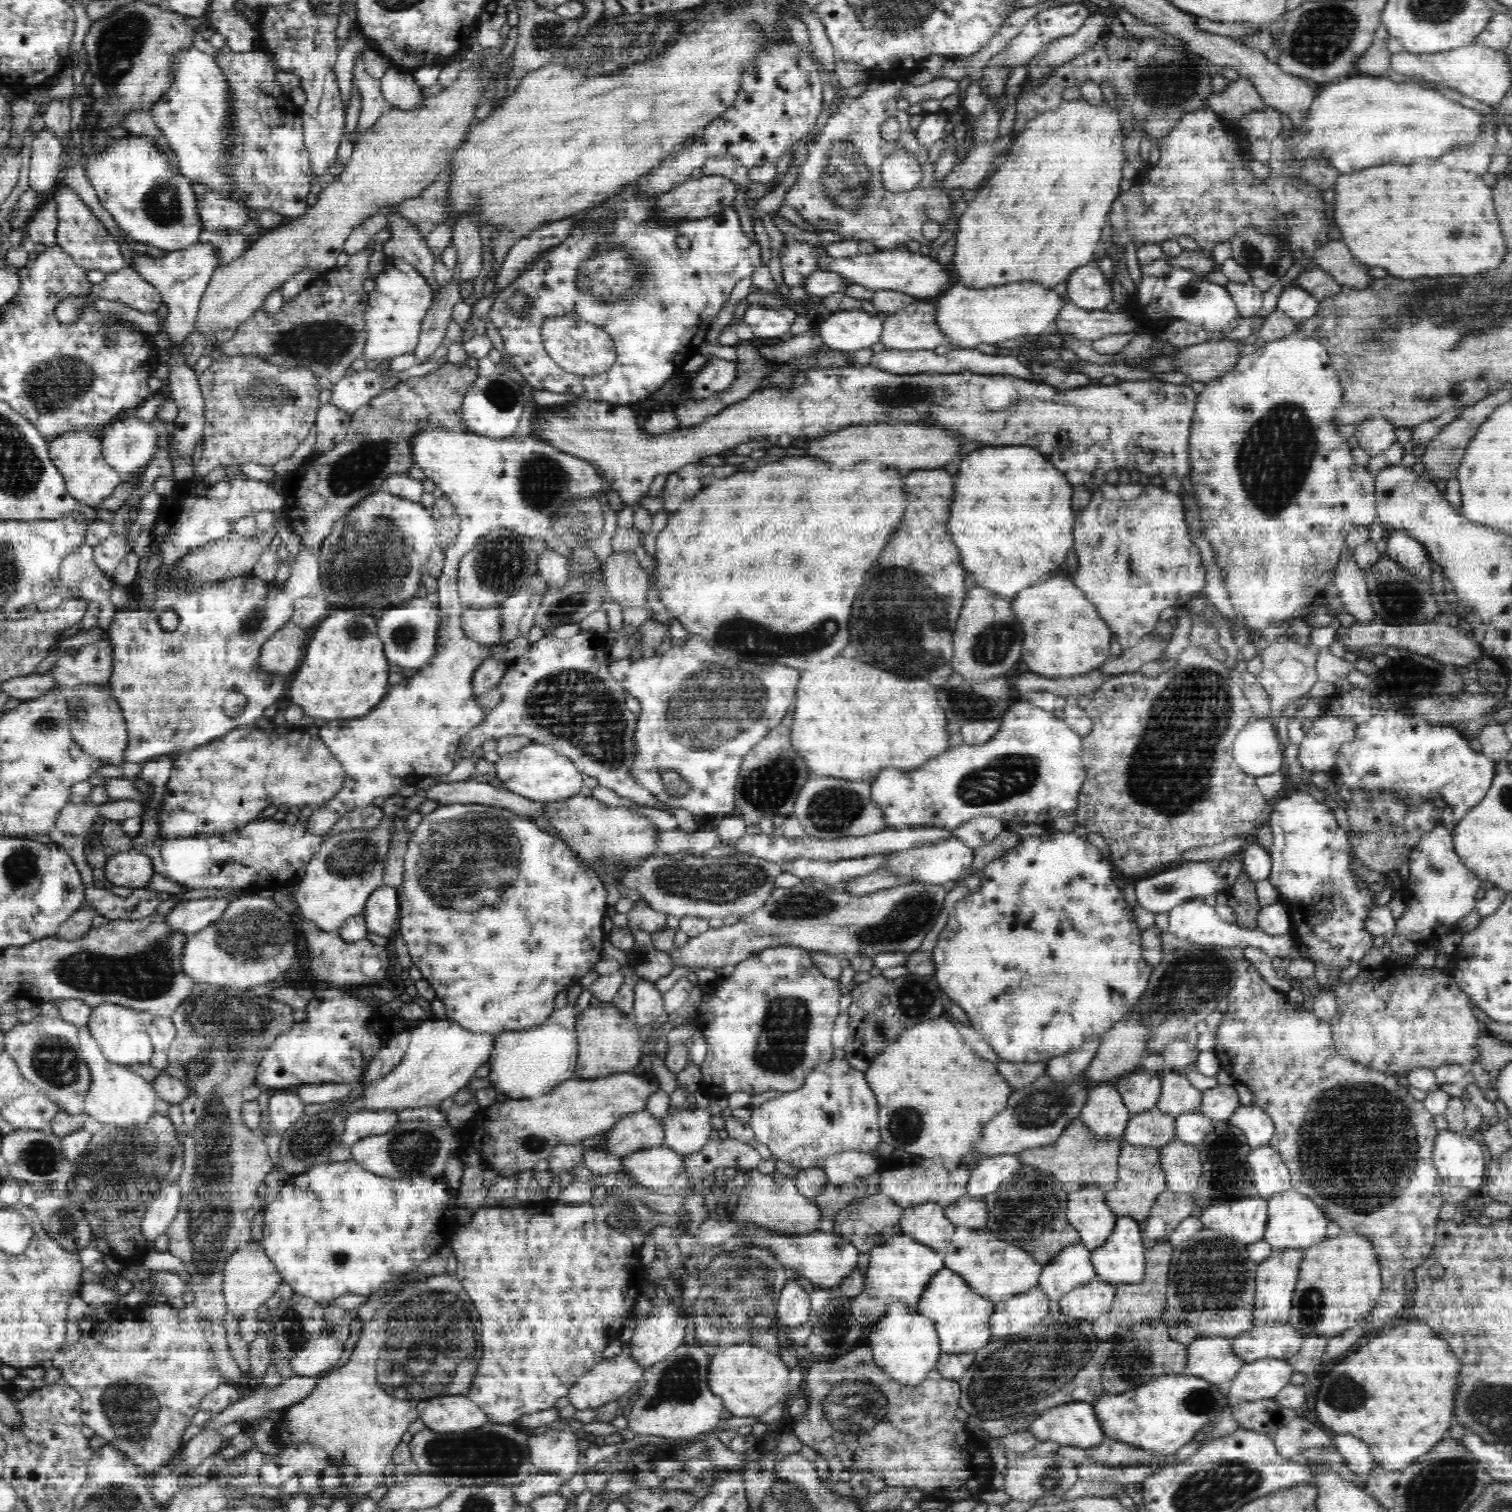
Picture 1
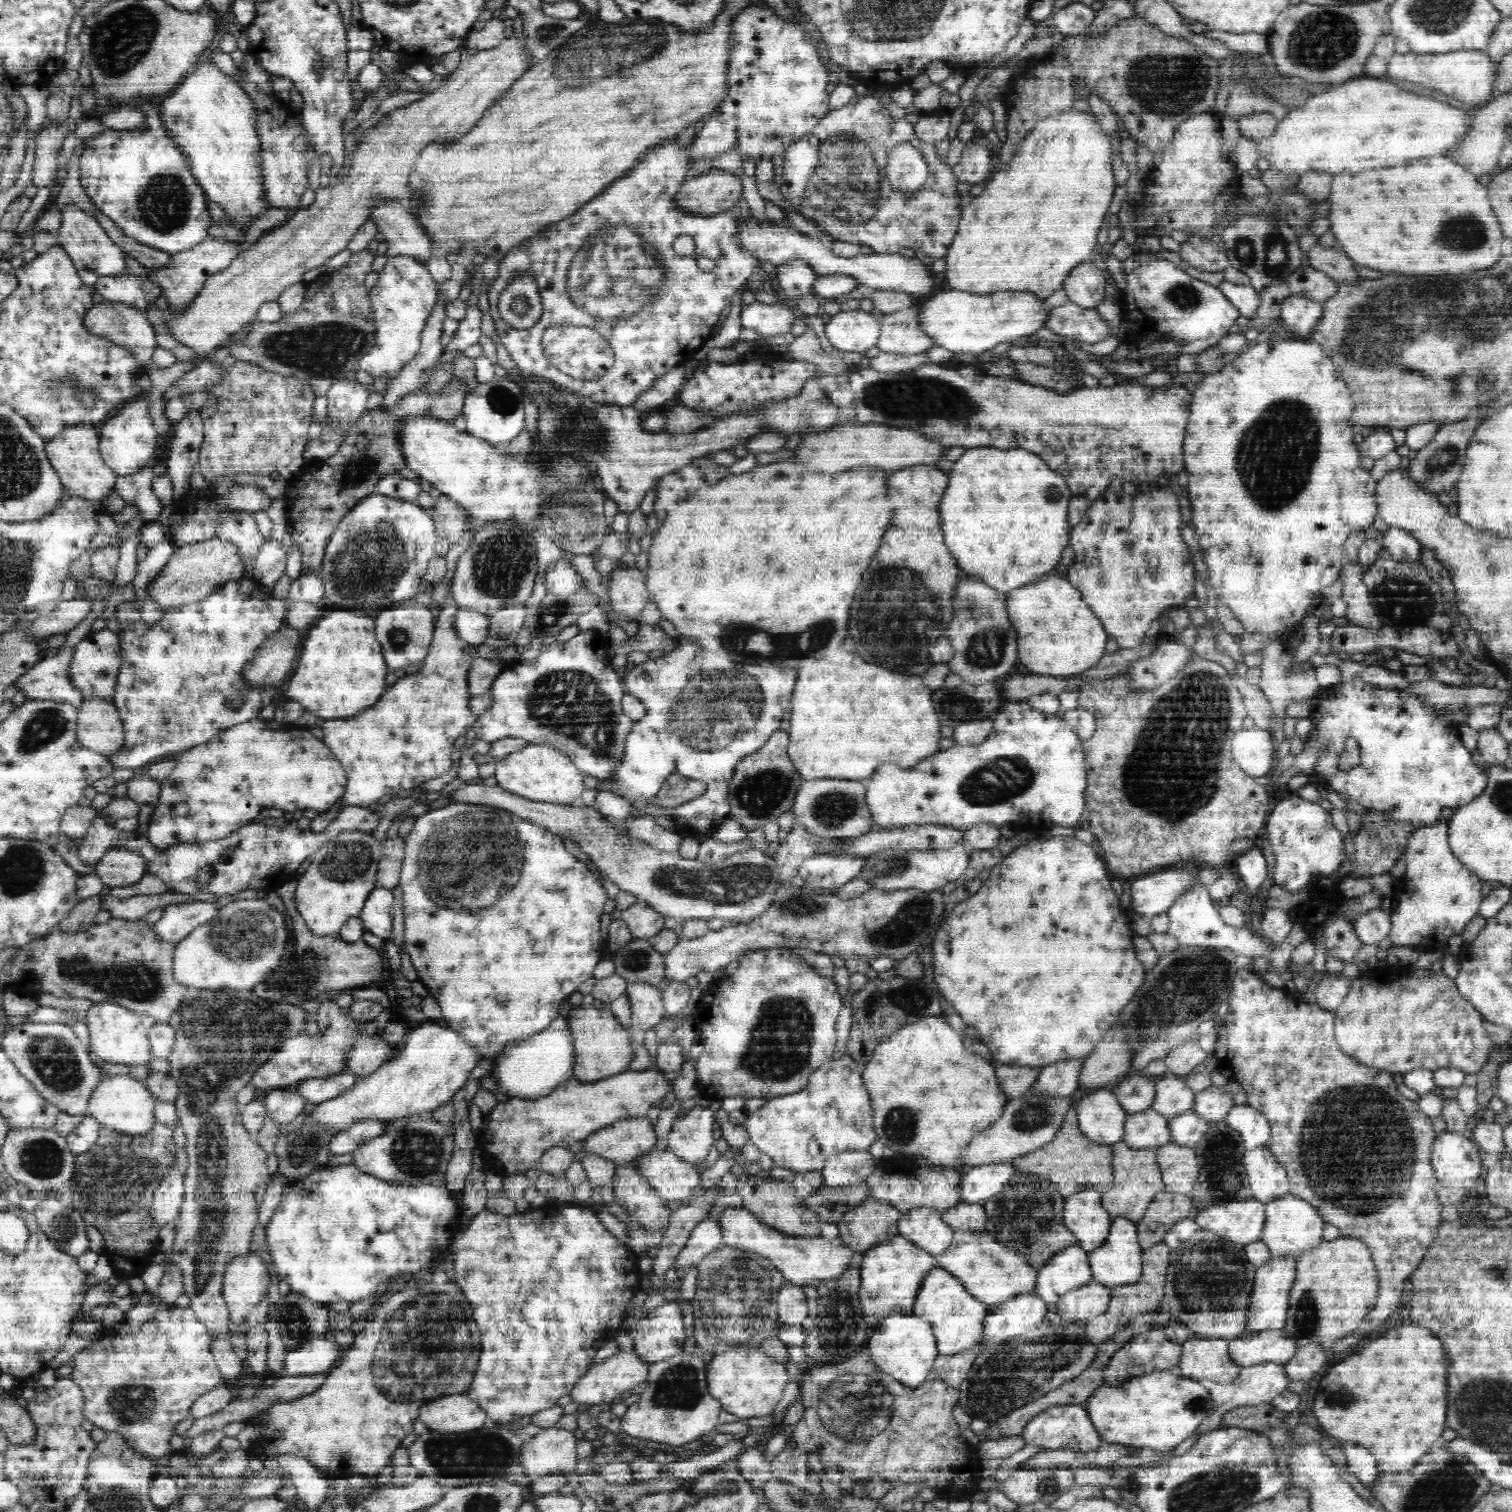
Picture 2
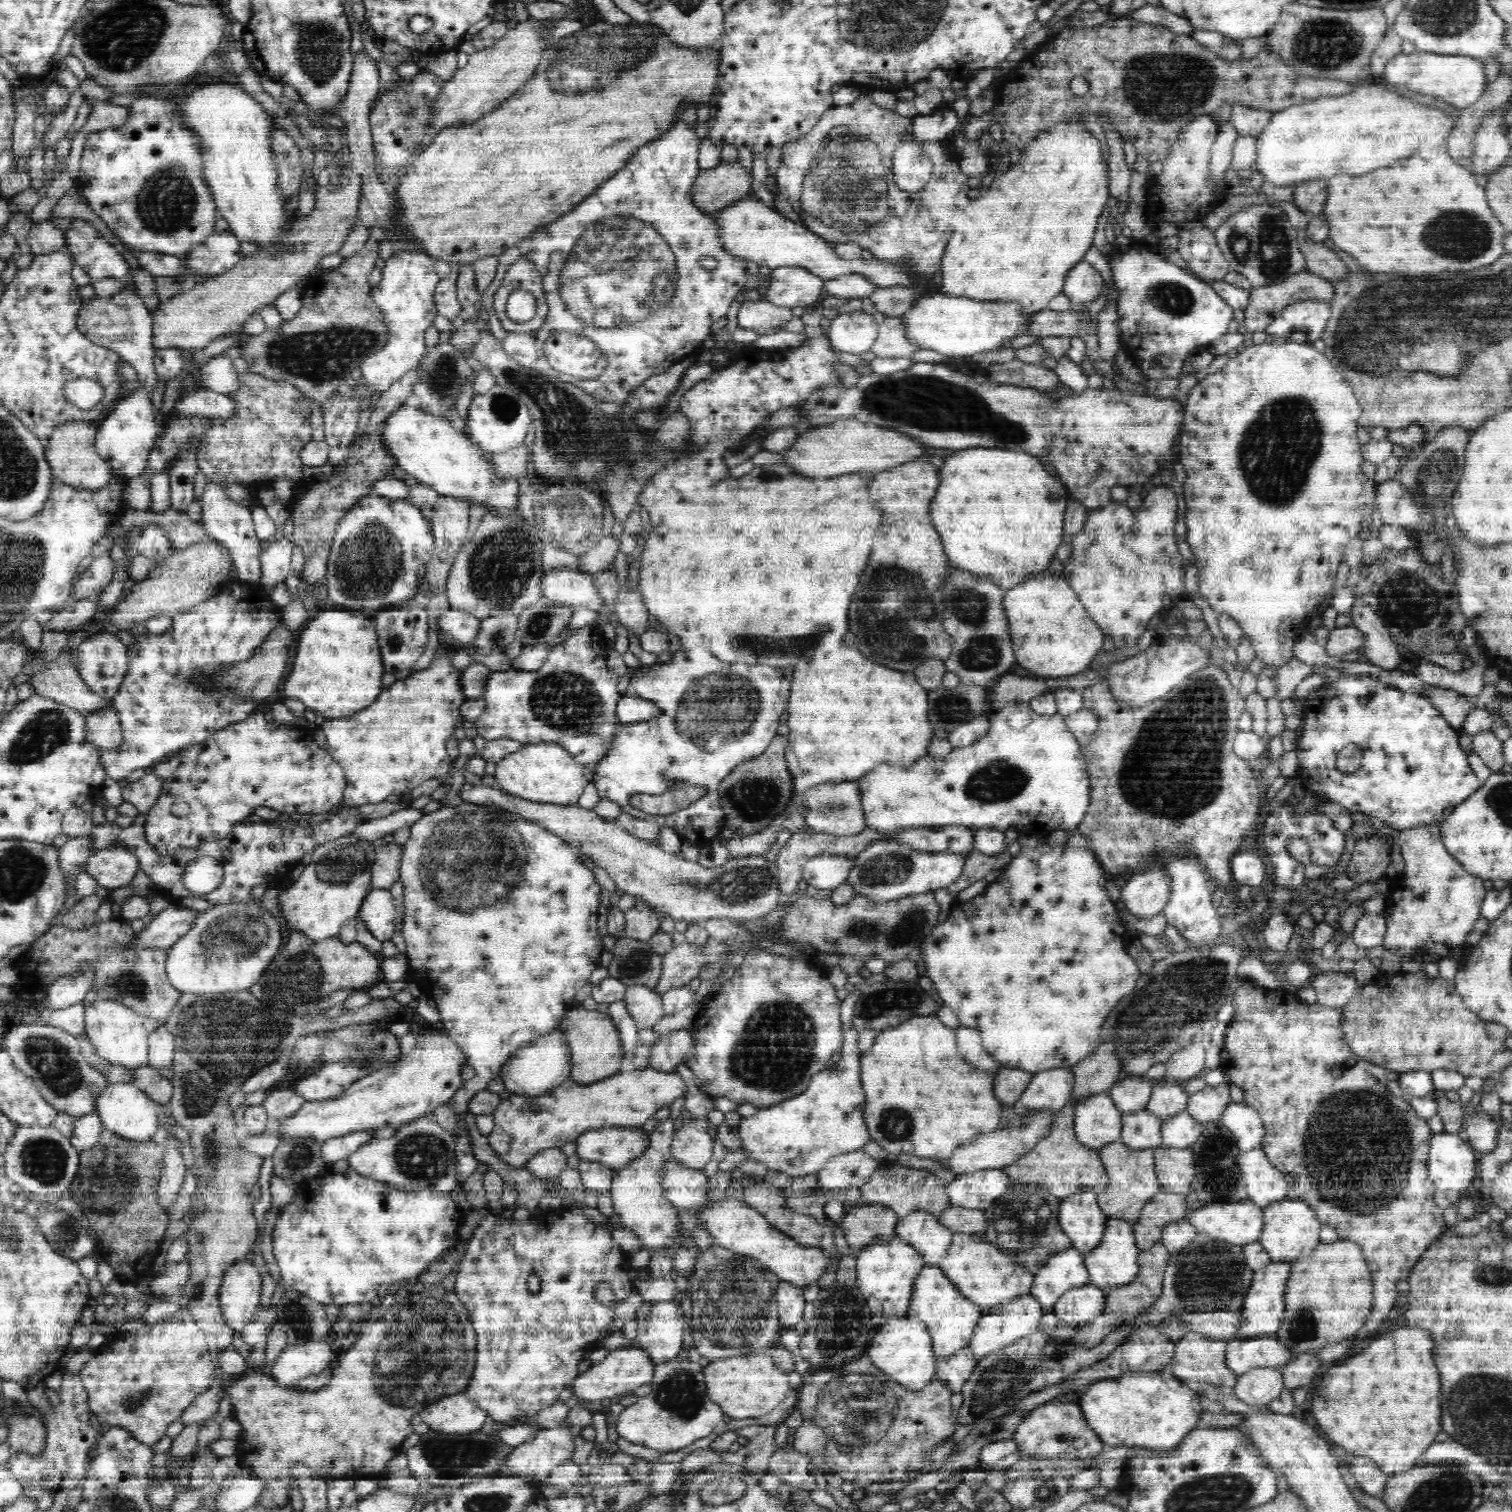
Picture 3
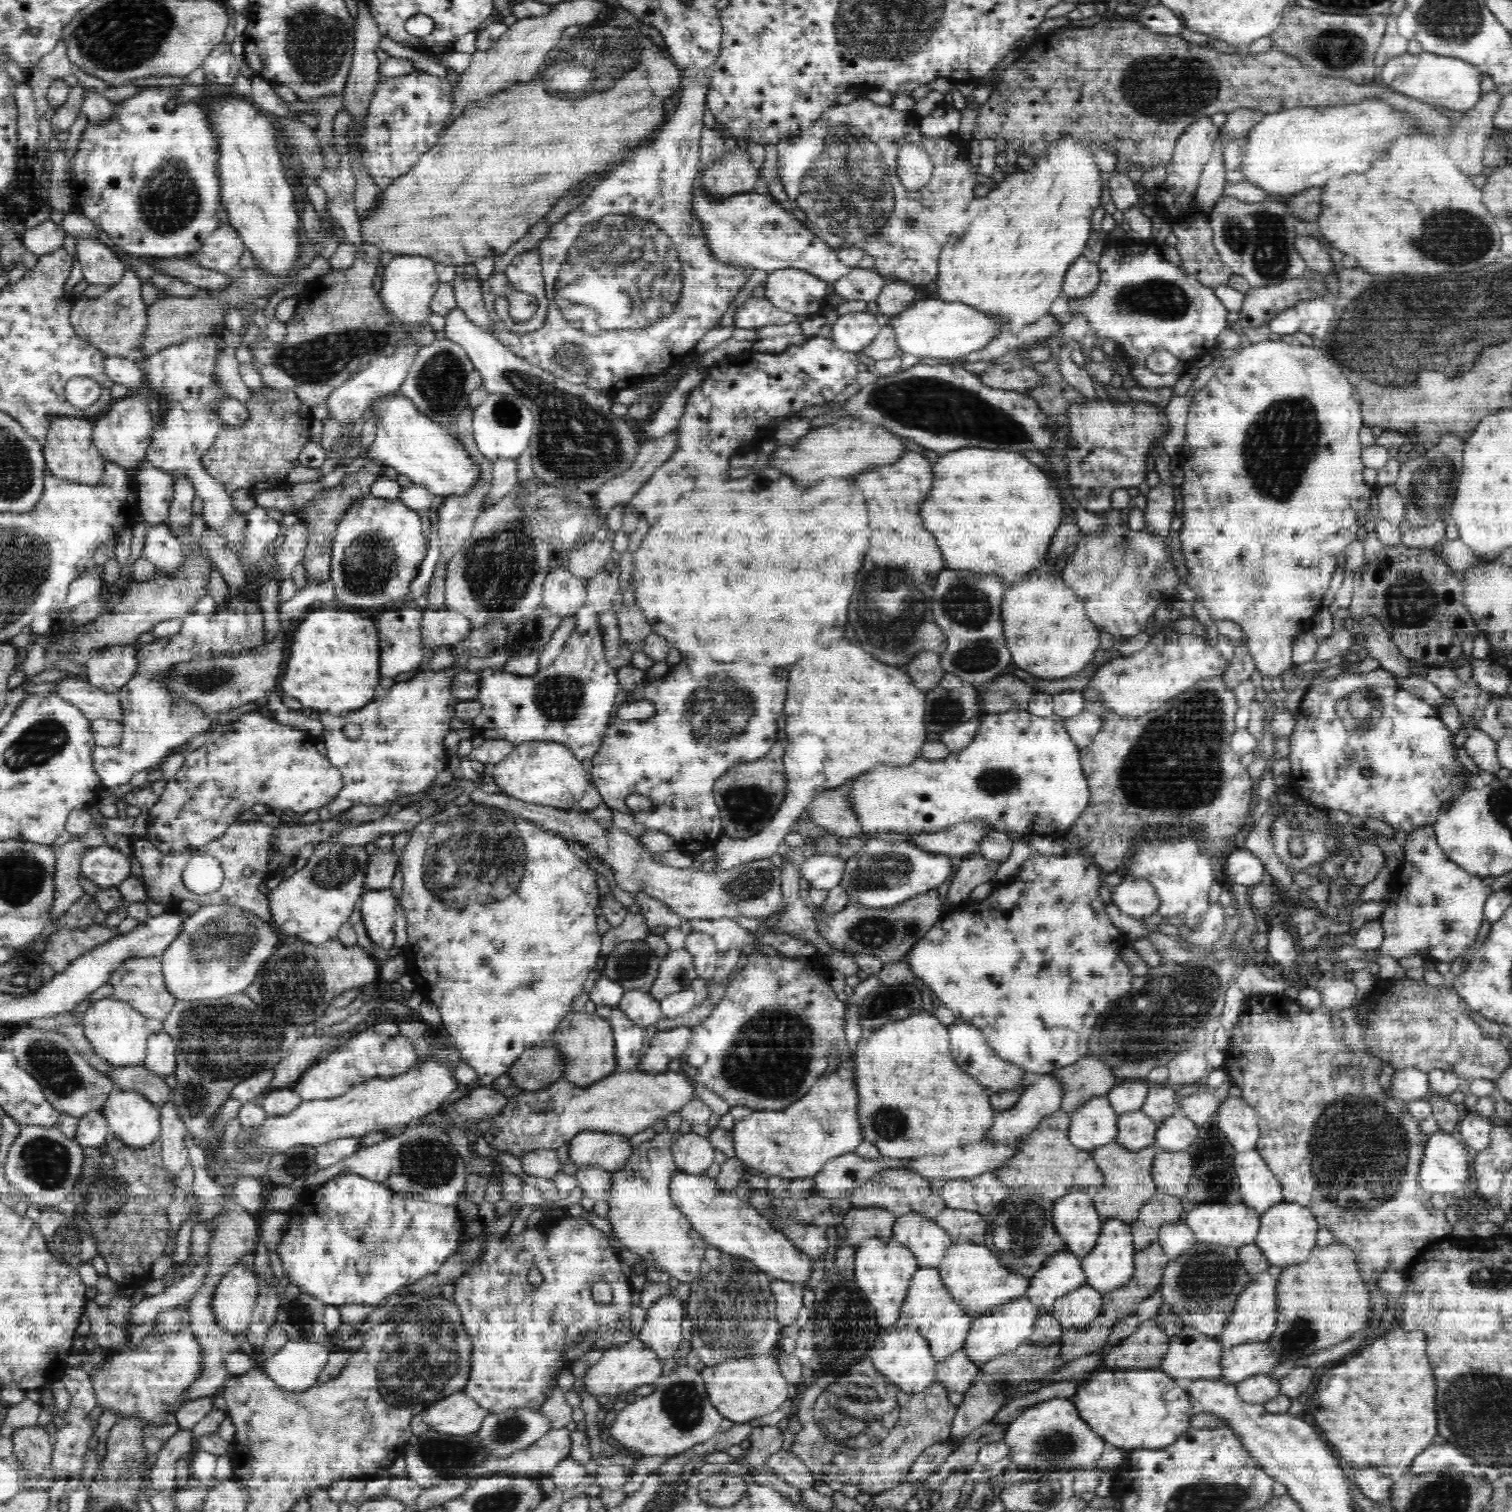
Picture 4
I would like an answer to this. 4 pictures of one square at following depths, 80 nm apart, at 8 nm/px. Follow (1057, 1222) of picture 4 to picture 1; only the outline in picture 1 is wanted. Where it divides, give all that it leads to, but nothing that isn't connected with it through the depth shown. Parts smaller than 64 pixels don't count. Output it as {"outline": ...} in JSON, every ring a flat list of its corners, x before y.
{"outline":[[1092,1184,1068,1195,1068,1223,1079,1232,1080,1242,1092,1251,1108,1240,1119,1219,1107,1205,1105,1193,1099,1185]]}

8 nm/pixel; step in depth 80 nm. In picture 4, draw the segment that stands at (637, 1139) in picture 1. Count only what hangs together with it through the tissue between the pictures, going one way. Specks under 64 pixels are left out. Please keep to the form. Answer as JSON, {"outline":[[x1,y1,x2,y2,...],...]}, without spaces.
{"outline":[[582,1131,568,1145,568,1158,576,1168,598,1165,613,1172,635,1151,631,1138,618,1133]]}

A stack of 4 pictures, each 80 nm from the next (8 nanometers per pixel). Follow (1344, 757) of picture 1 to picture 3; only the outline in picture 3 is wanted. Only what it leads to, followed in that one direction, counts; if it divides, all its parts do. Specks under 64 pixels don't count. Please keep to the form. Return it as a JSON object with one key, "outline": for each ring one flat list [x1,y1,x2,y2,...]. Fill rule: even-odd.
{"outline":[[1346,676,1338,678,1334,683,1324,683,1319,686,1312,694,1309,694,1303,700,1303,714,1301,731,1298,731,1298,743,1296,754,1298,758,1298,766,1296,776,1300,778,1301,784,1306,791,1311,791,1316,798,1320,798,1324,802,1338,803,1341,808,1346,810,1356,810,1365,815,1377,815,1384,822,1398,831,1416,828,1424,825,1438,824,1440,825,1443,820,1443,813,1448,808,1458,806,1464,802,1468,796,1480,788,1480,780,1472,771,1466,754,1460,750,1458,730,1452,729,1451,724,1433,707,1433,704,1428,700,1426,695,1420,695,1412,692,1400,691,1399,688,1382,683,1380,680,1375,680,1368,676],[1348,743,1355,743,1362,749,1362,760,1360,767,1355,772,1344,773,1336,767,1336,758,1342,752,1342,749]]}

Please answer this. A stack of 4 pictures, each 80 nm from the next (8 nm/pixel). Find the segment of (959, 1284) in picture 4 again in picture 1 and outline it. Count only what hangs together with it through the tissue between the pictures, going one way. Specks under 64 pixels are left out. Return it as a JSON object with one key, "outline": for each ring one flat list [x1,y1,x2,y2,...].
{"outline":[[956,1227,950,1246,944,1251,945,1267,959,1273,972,1289,996,1303,1038,1286,1043,1271,1043,1264,1036,1261,1032,1253,1000,1240,987,1229]]}

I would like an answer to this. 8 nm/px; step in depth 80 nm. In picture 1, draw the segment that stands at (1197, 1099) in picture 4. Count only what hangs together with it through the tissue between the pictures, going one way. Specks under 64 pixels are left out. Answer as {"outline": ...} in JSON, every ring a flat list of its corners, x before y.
{"outline":[[1217,1085,1202,1092,1202,1102,1198,1111,1217,1121,1229,1121,1240,1108,1239,1095,1233,1086]]}

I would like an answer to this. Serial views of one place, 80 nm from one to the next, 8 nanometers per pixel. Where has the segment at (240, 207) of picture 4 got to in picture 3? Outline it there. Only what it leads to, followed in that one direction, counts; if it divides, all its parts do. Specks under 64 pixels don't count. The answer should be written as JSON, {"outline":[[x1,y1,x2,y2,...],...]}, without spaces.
{"outline":[[206,82,184,98,184,121,199,137,199,145,205,163,205,178,216,203,216,212,228,221,230,231,241,241,265,244,285,231,284,224,293,220,280,200,276,181,276,161,270,153,269,116,262,105,246,91,230,88,228,82]]}

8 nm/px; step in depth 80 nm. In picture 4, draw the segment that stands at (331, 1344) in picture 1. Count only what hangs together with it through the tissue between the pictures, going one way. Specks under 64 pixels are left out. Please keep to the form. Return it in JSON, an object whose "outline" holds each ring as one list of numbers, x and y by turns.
{"outline":[[289,1340,272,1358,258,1362,278,1388,304,1392,315,1387,318,1374,328,1363,328,1347,318,1341]]}

